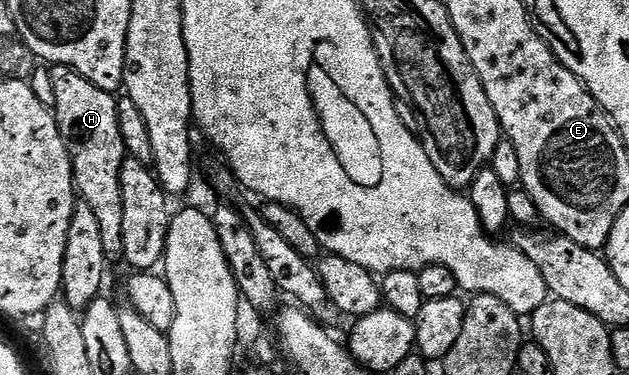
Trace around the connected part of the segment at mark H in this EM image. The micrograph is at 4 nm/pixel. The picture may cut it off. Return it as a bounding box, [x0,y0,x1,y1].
[50,65,128,258]

